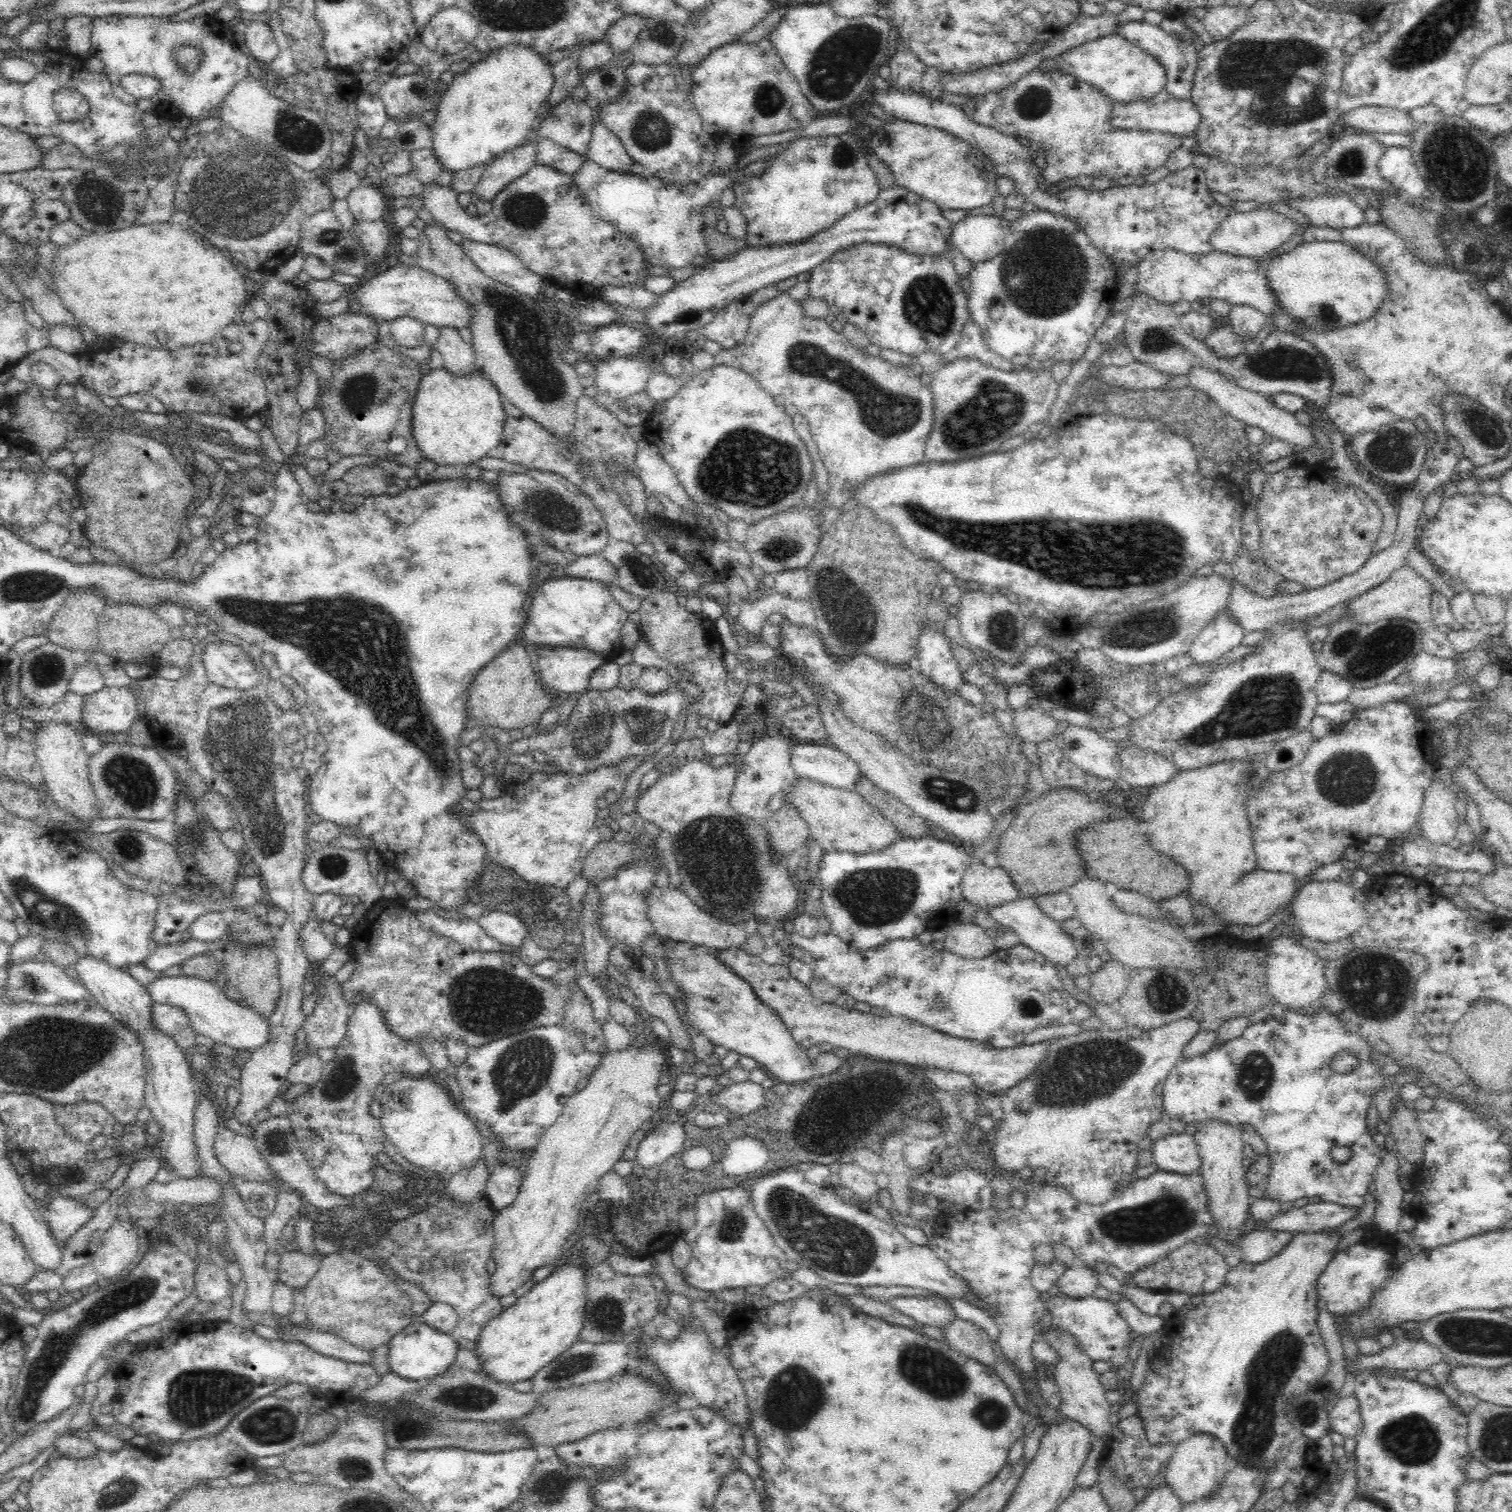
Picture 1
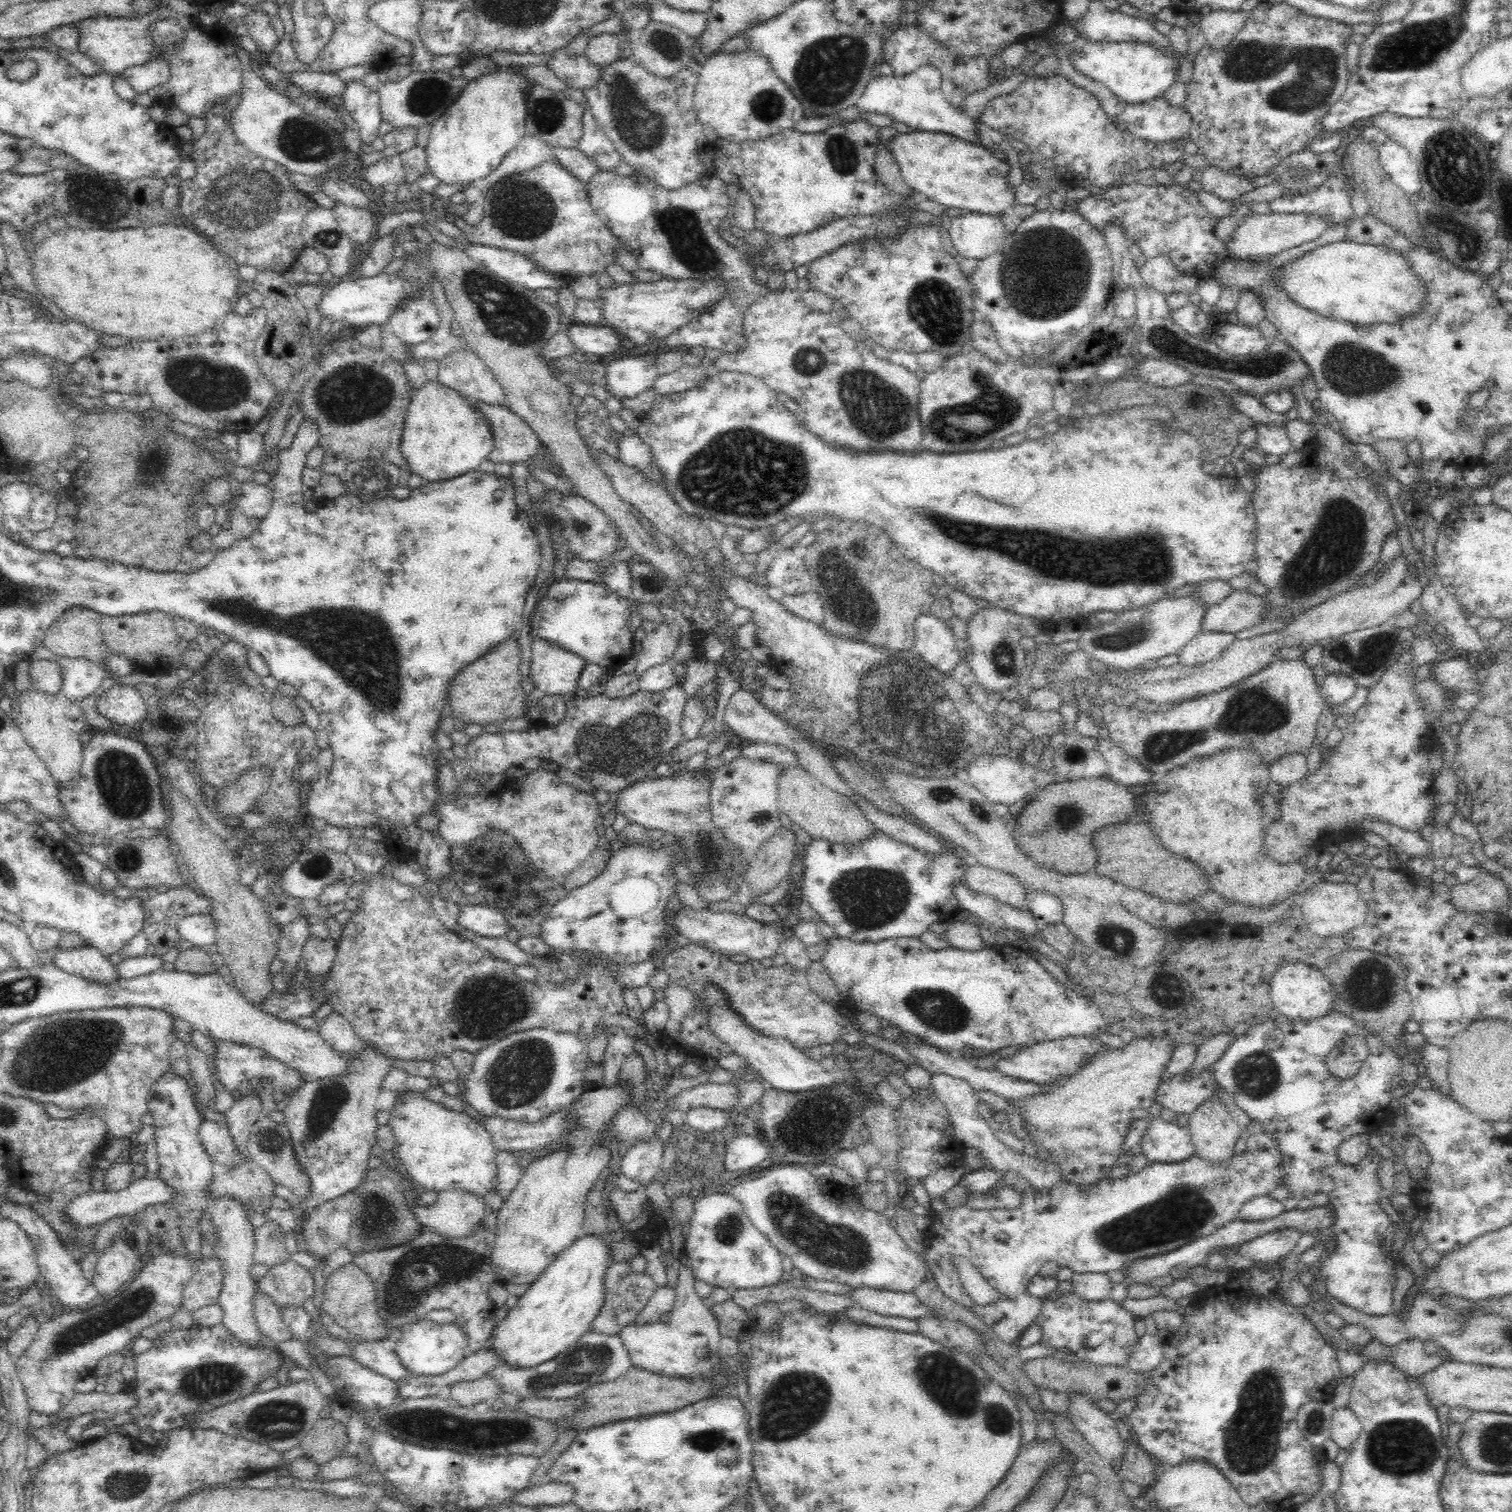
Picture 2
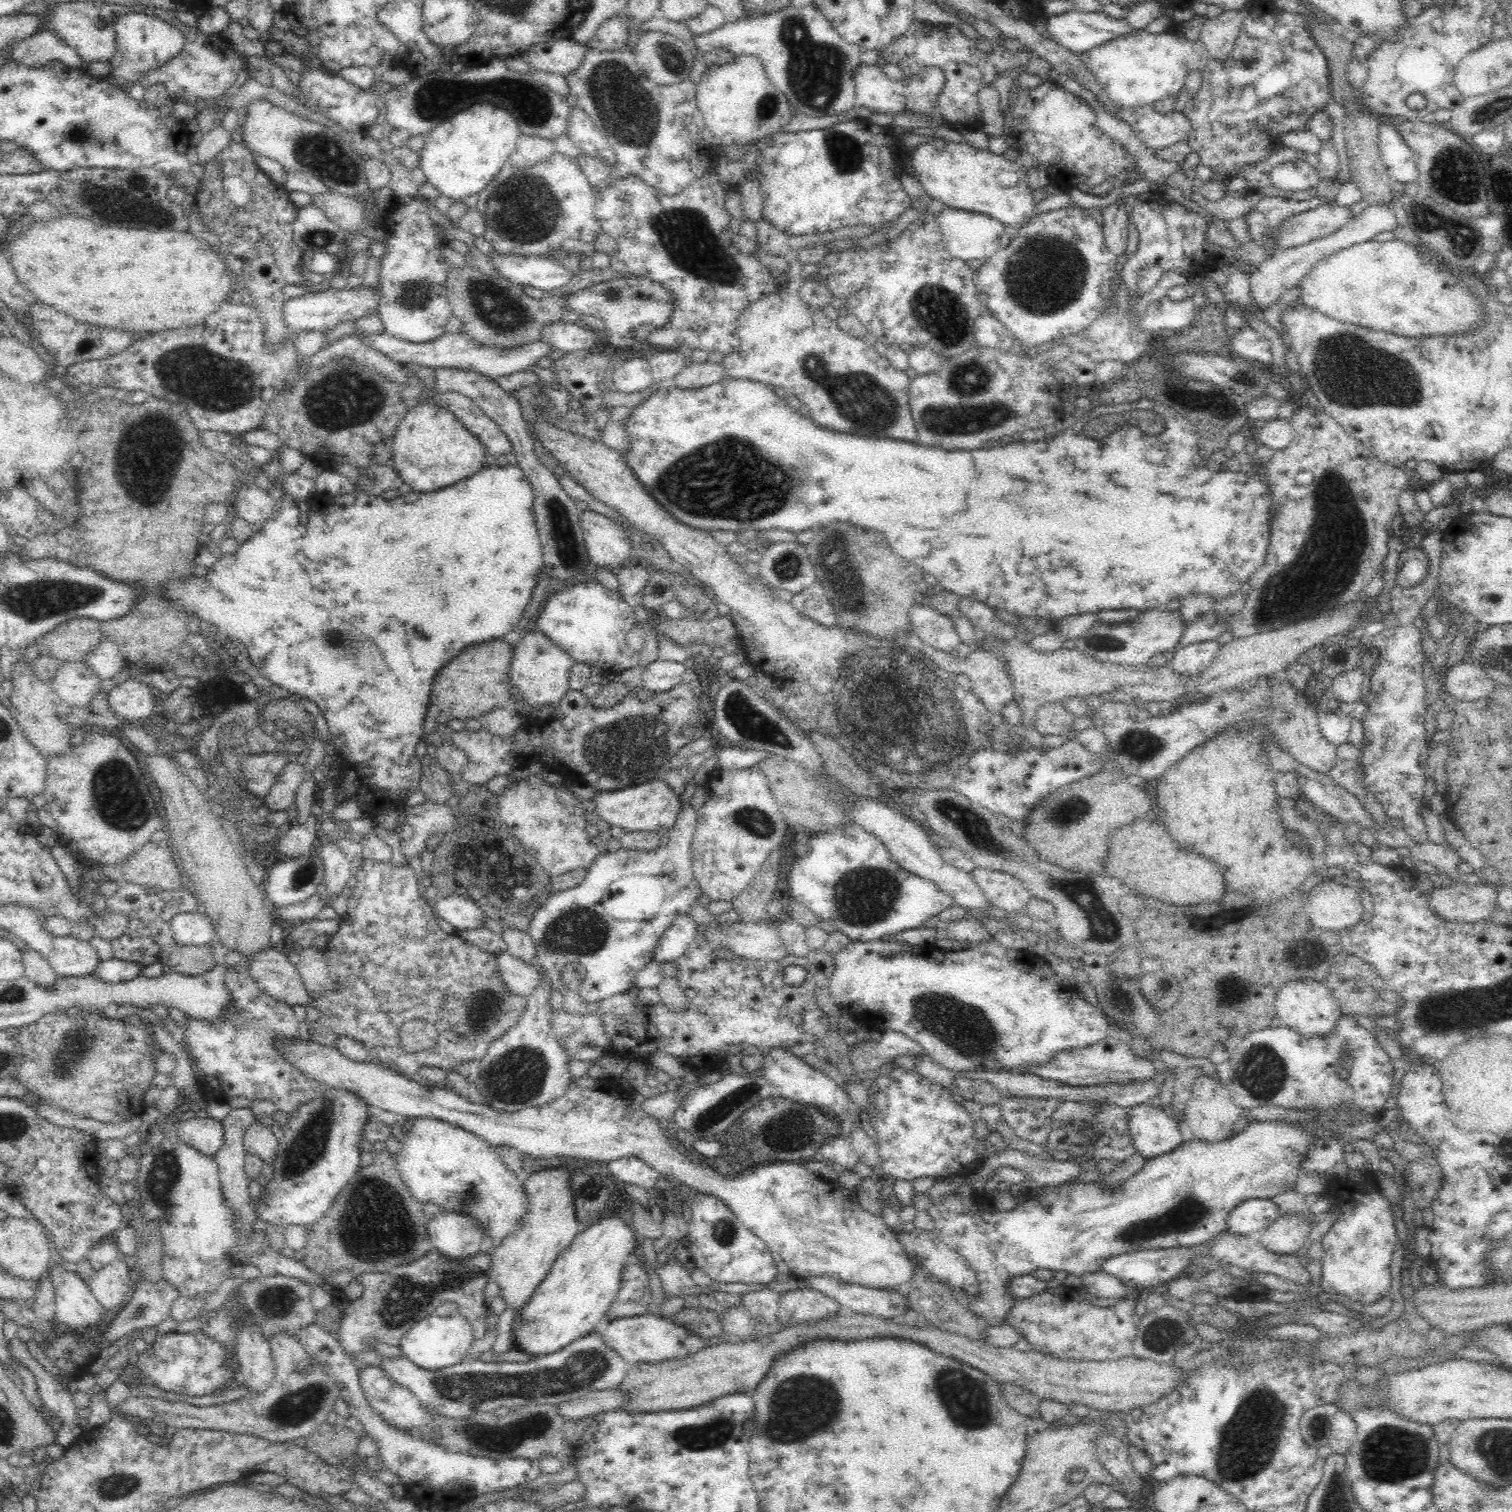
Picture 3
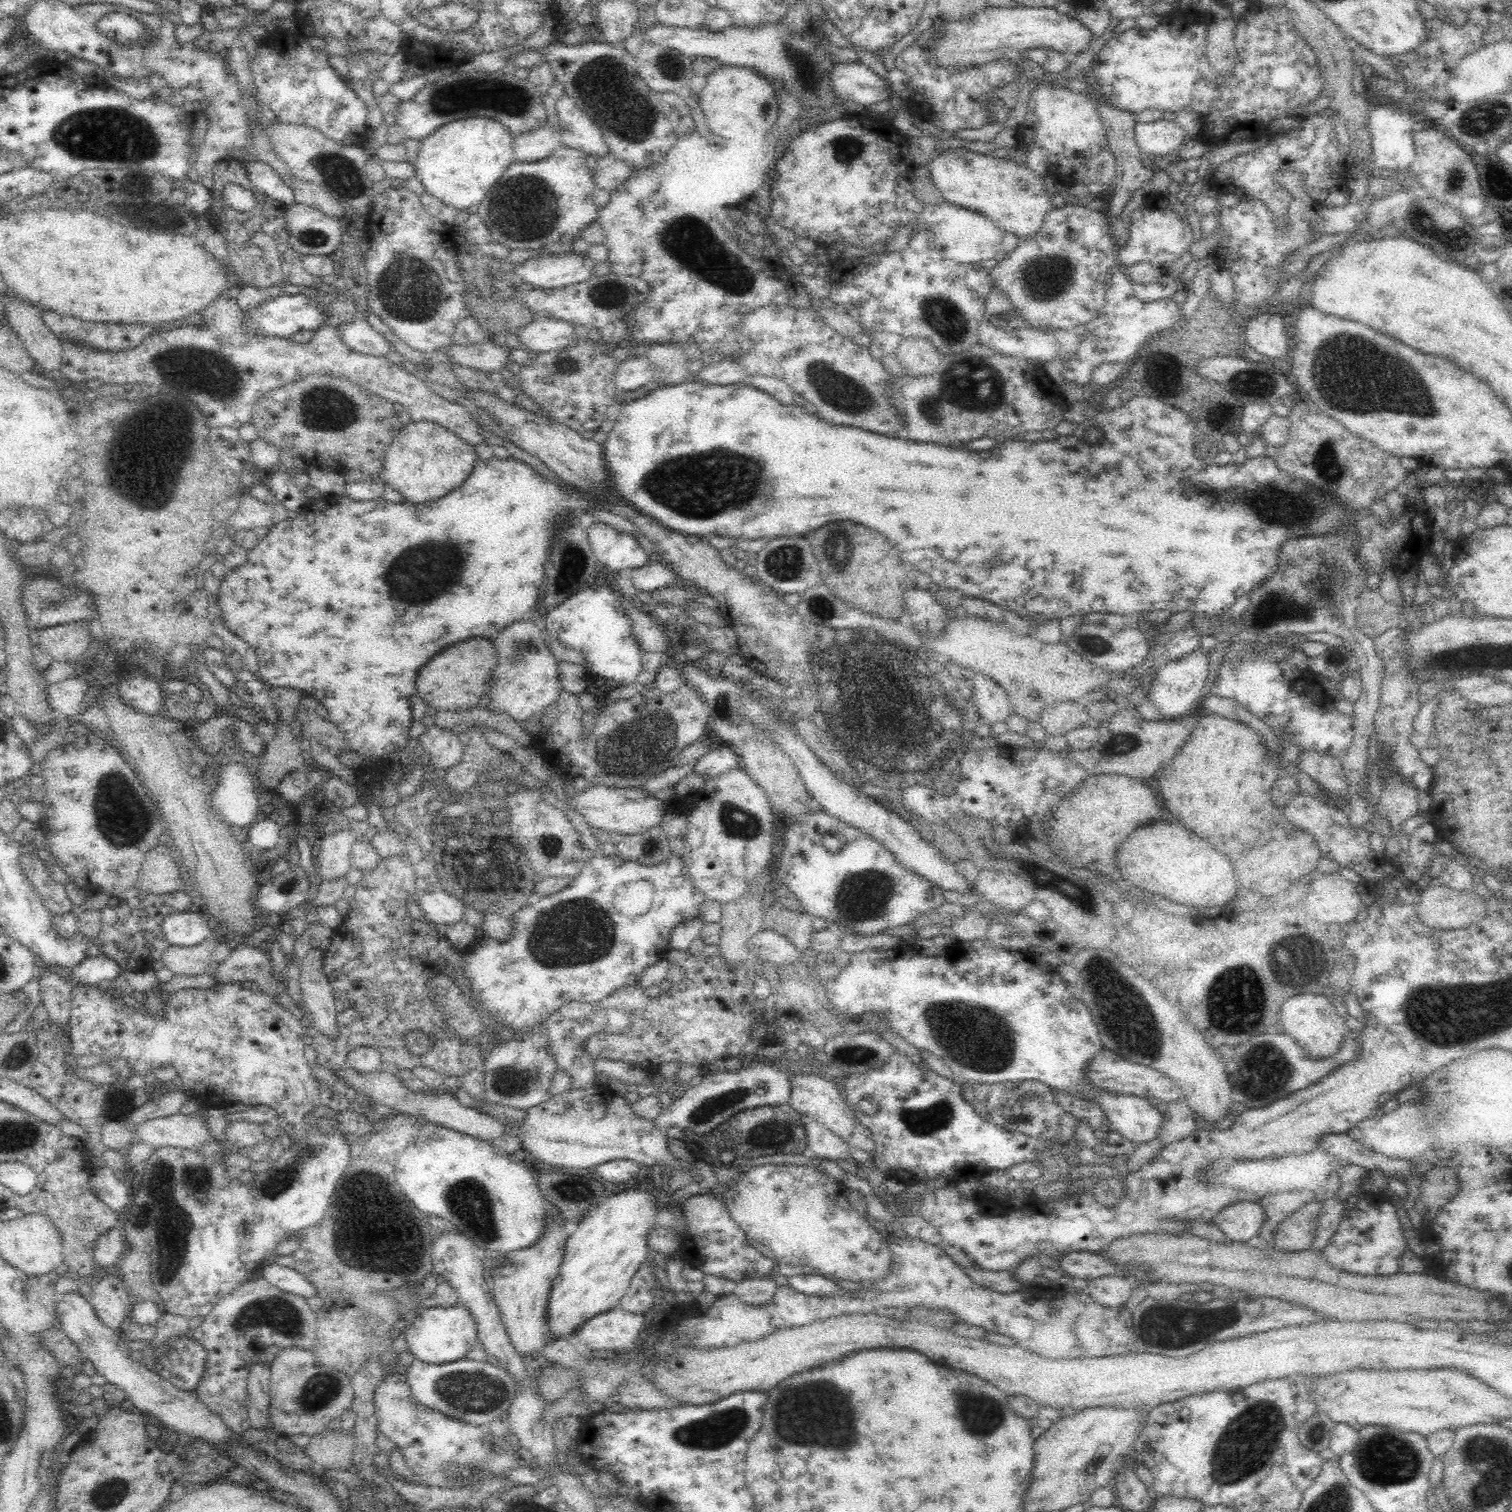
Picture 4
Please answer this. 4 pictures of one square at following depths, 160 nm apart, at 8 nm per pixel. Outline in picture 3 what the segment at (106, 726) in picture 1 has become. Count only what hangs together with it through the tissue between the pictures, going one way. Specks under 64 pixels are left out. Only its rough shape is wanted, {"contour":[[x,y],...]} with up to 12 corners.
{"contour":[[135,678],[117,684],[107,699],[126,723],[159,713],[157,691]]}

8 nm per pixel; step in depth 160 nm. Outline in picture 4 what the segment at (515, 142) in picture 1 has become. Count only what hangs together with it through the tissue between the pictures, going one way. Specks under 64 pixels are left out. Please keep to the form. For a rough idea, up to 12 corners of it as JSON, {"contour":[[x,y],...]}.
{"contour":[[492,118],[450,122],[412,148],[428,194],[463,216],[514,157]]}

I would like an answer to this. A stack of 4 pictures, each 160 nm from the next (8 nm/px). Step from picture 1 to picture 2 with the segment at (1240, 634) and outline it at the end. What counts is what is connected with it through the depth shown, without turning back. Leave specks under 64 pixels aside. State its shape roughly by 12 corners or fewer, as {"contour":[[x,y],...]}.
{"contour":[[1198,634],[1178,653],[1196,667],[1219,658],[1235,634]]}

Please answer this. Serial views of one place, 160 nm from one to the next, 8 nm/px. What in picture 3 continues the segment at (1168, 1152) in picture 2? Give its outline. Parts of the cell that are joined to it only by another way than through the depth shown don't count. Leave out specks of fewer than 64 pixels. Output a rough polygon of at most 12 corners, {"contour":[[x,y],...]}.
{"contour":[[1127,1108],[1132,1144],[1145,1159],[1174,1150],[1187,1132],[1166,1109]]}

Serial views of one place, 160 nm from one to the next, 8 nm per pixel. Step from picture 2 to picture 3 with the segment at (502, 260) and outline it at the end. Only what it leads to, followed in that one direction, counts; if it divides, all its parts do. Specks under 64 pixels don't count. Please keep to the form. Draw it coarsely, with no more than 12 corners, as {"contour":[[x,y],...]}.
{"contour":[[490,255],[509,284],[545,292],[575,273],[544,255]]}

